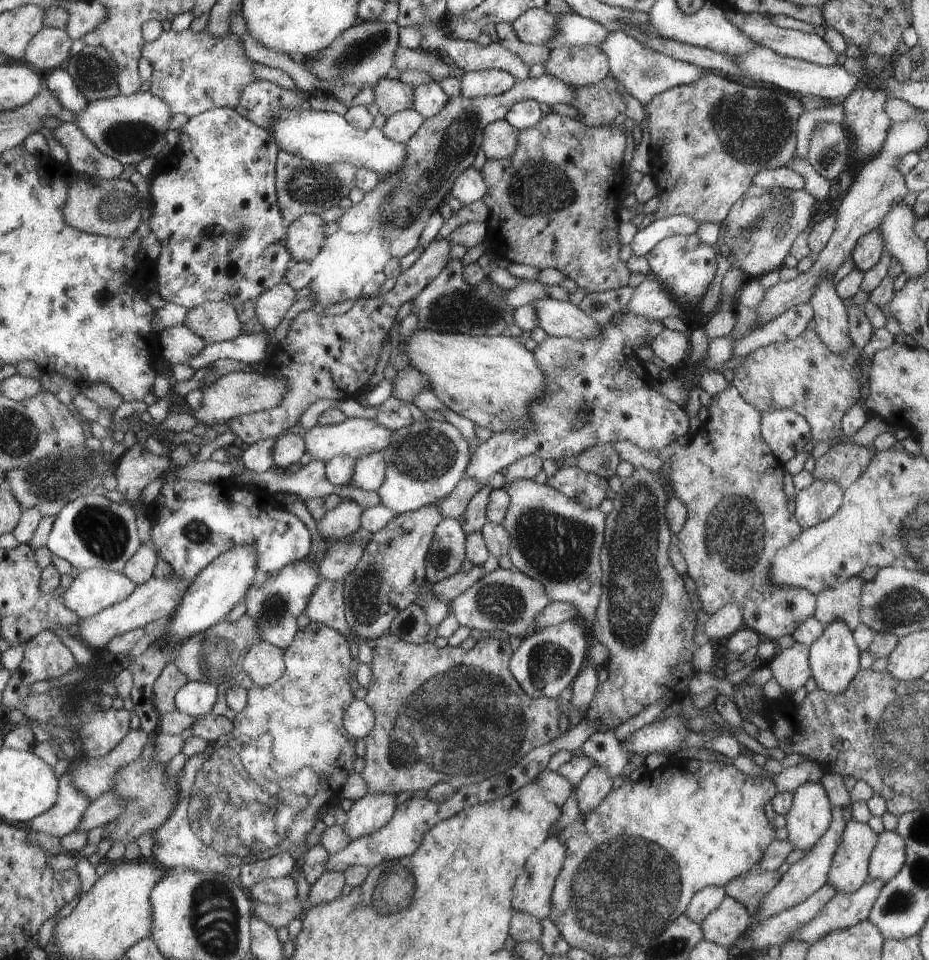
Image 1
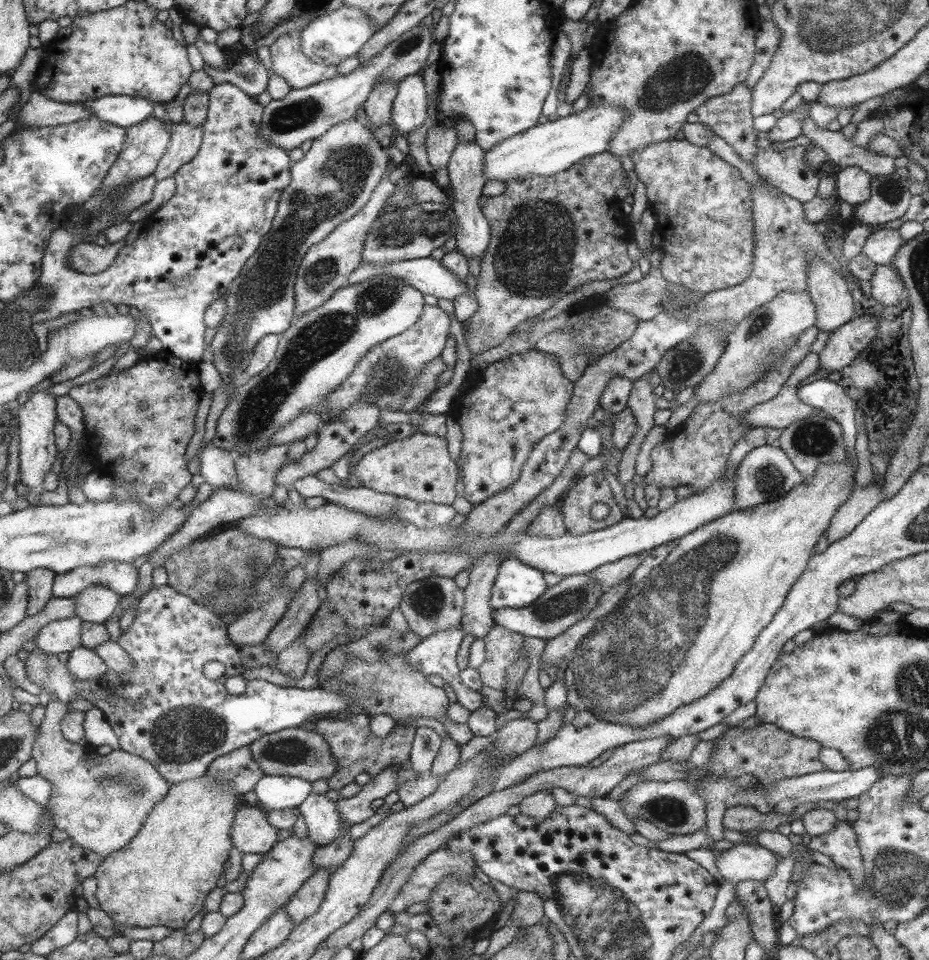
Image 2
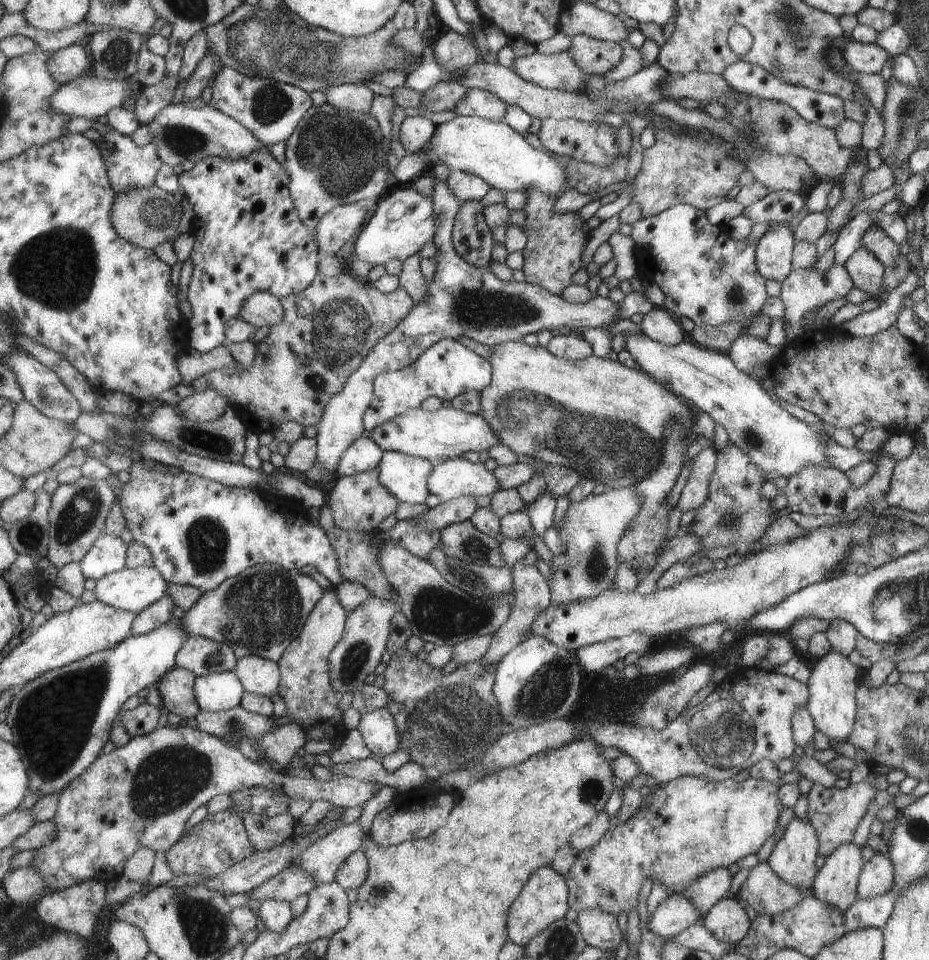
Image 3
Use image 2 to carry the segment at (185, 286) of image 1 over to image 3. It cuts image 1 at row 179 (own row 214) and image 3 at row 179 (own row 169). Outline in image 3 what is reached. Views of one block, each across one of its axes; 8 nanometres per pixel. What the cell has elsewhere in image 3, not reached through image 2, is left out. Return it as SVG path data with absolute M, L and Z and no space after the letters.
M253 150L251 154L247 154L245 158L233 160L233 158L219 158L217 156L209 156L201 158L195 162L194 166L187 171L182 171L177 176L177 184L181 186L182 193L187 196L187 202L191 204L192 217L191 234L193 235L192 249L187 257L193 264L190 281L187 287L187 302L191 308L191 318L188 321L188 346L199 353L209 352L212 348L221 345L221 342L226 341L223 324L231 318L237 318L241 313L241 306L245 298L249 298L256 292L269 292L278 299L288 296L289 294L305 290L307 286L312 284L313 278L316 278L317 264L321 260L321 252L317 250L316 239L314 239L307 227L300 221L296 213L296 207L293 206L292 197L289 194L288 186L291 184L291 179L288 177L284 167L277 163L269 150Z

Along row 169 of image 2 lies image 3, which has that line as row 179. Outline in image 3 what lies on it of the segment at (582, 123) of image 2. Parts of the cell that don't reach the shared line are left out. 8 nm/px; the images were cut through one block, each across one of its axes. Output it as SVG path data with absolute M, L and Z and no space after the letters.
M455 116L447 122L443 122L436 126L436 132L432 134L432 138L421 150L427 152L427 169L435 164L445 164L449 170L459 170L459 172L468 172L484 179L491 188L497 188L501 193L529 190L535 188L543 194L559 194L565 186L565 168L557 162L557 158L552 152L542 149L541 147L533 148L525 142L525 137L516 130L511 130L508 124L503 122L483 120L479 117Z

